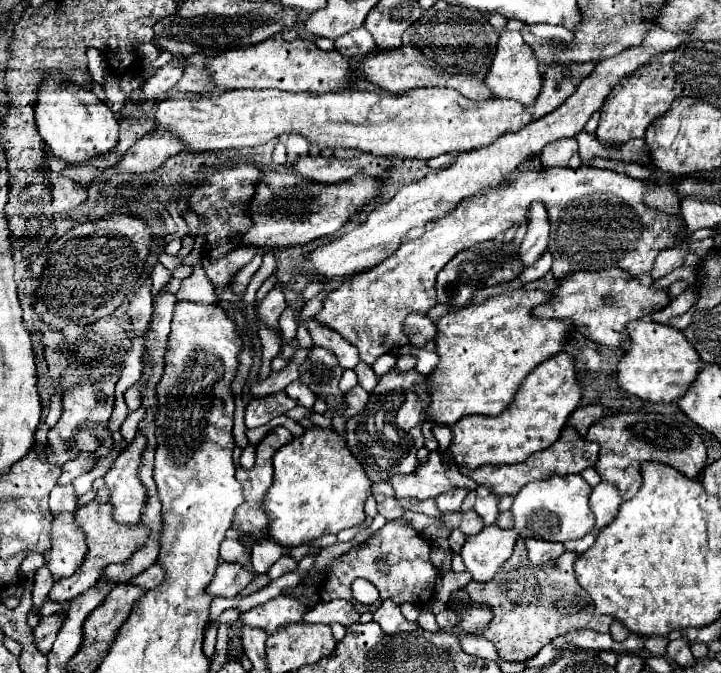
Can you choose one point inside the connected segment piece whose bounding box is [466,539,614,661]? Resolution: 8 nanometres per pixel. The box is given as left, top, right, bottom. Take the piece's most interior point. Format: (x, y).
(532, 605)

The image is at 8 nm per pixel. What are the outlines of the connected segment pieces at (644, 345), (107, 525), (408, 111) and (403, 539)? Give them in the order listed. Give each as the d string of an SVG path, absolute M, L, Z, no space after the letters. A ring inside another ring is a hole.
M636 319L628 325L628 337L628 347L618 363L618 385L626 393L652 403L672 403L680 399L700 371L700 357L696 357L684 333L670 325Z
M90 501L88 505L84 505L82 509L76 511L76 523L78 523L78 527L82 529L82 533L86 537L88 553L86 553L82 565L76 569L76 573L72 577L58 579L52 585L48 597L50 597L50 601L56 601L56 603L68 603L70 599L74 599L80 593L88 591L98 581L98 577L102 575L102 571L108 565L112 565L112 563L124 563L138 549L138 545L142 545L144 537L148 537L148 529L144 531L144 527L140 523L126 525L126 527L116 525L116 521L112 521L112 505L108 505L108 503L100 505L96 501Z
M570 63L570 65L550 65L544 73L542 91L532 105L520 105L512 99L486 99L486 101L470 101L462 93L454 89L428 87L414 89L406 95L380 95L368 89L350 89L348 93L288 93L278 89L236 89L226 91L222 95L196 95L196 93L176 93L170 99L164 99L156 111L156 131L170 131L180 137L194 151L210 151L210 149L232 149L232 147L256 147L264 145L270 139L298 133L308 143L316 143L322 149L350 147L360 149L364 153L382 155L382 157L414 157L414 159L432 159L442 153L464 153L496 141L504 133L514 133L528 123L552 113L564 99L568 99L580 81L588 77L594 69L594 63Z
M404 519L388 521L366 543L352 547L348 553L340 555L338 559L334 559L330 563L330 573L328 573L328 579L324 585L324 589L326 589L324 601L330 601L330 599L354 601L354 609L358 613L366 613L366 611L374 613L378 609L380 601L384 601L384 599L392 599L398 605L406 603L406 601L412 605L424 605L434 597L434 585L436 585L436 577L438 577L438 569L430 561L430 551L432 551L430 541L426 541L420 533L416 533L416 529L408 521L404 521ZM358 577L368 579L380 591L380 601L376 601L372 605L362 605L354 599L352 581Z

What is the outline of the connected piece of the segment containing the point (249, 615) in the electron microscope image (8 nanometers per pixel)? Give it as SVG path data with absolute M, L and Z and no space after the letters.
M278 595L246 613L240 615L240 621L244 625L252 625L252 627L260 627L266 633L274 633L280 627L286 627L290 623L300 623L304 613L310 607L302 601L298 601L296 597L286 597L286 595Z

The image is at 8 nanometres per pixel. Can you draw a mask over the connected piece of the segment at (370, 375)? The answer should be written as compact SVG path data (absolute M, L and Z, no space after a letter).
M358 363L356 367L354 367L354 373L358 375L358 383L370 393L374 387L376 387L376 381L378 381L378 377L376 377L376 373L372 371L372 367L370 365L366 365L366 363Z

